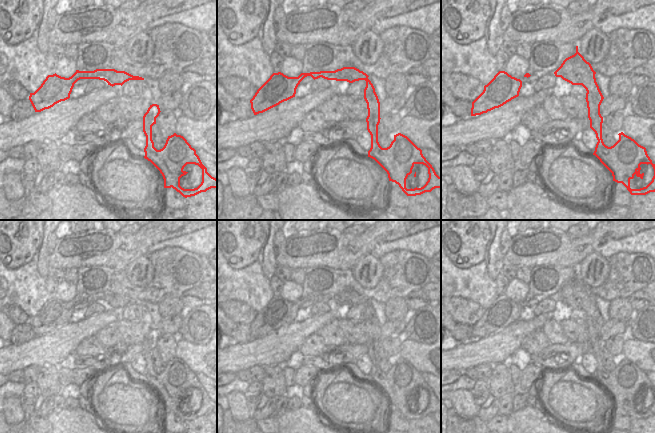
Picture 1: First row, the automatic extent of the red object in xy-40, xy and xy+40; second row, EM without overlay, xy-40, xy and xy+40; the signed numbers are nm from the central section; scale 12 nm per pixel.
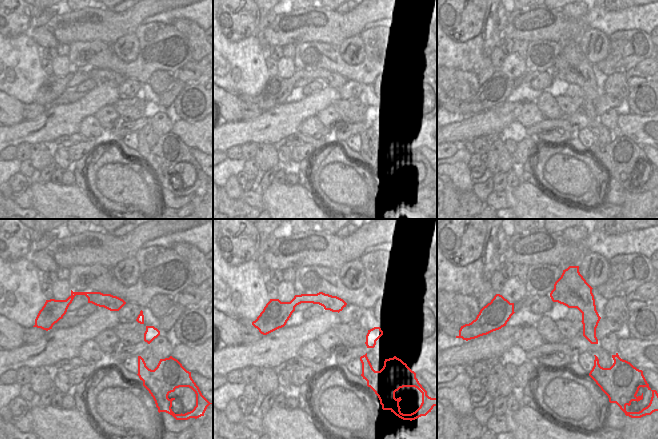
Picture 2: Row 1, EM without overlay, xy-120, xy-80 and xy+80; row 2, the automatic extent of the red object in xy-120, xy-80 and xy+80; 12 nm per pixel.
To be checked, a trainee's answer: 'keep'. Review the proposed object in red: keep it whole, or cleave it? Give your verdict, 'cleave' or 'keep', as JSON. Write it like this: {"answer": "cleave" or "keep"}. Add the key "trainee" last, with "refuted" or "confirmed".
{"answer": "cleave", "trainee": "refuted"}

